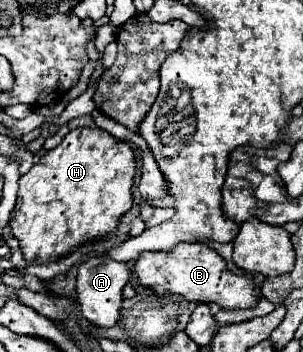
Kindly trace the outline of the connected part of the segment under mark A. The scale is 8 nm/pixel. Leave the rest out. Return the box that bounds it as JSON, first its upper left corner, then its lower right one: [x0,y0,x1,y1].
[76,257,130,327]

